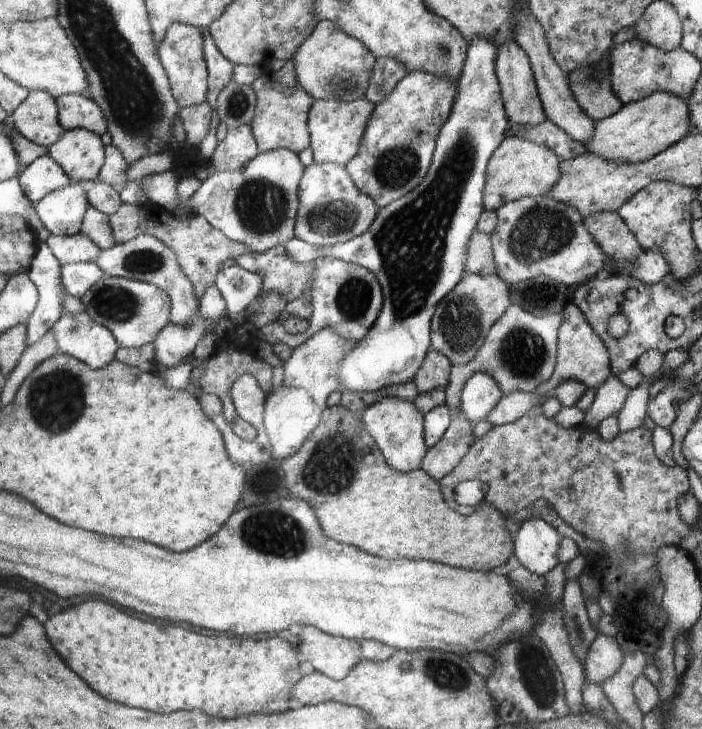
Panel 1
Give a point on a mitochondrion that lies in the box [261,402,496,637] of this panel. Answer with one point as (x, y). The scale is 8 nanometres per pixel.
(339, 448)

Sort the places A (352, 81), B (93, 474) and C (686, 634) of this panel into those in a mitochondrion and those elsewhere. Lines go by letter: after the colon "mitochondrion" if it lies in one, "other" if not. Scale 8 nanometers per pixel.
A: other
B: other
C: other

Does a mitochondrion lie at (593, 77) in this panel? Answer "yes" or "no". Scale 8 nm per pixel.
yes

